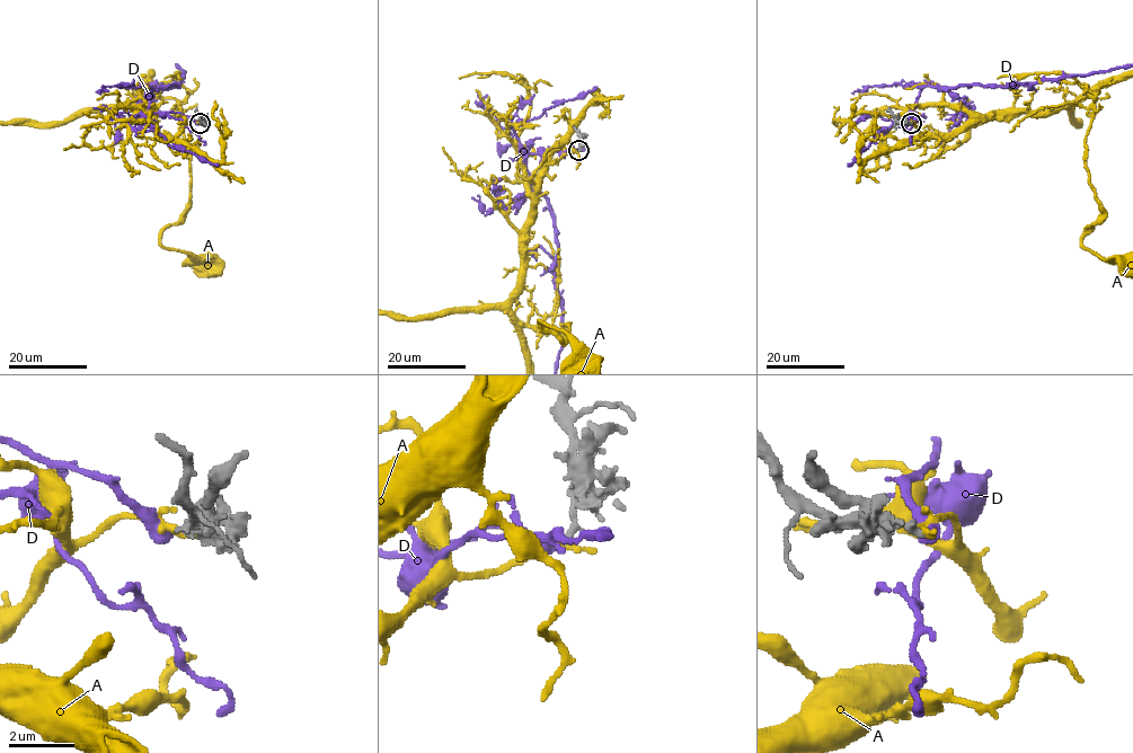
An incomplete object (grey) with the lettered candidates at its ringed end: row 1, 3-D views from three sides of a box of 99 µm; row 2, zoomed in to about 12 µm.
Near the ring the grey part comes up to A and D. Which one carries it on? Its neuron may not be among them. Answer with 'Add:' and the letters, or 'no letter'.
Add: D

